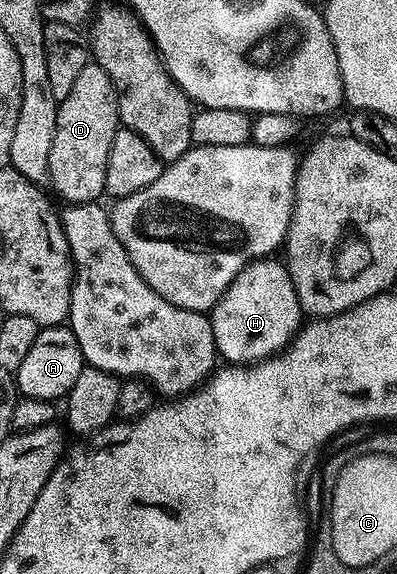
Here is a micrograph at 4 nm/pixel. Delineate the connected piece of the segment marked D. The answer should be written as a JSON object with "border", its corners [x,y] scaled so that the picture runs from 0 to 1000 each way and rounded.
{"border":[[[237,110],[207,117],[176,166],[146,178],[136,249],[126,256],[121,315],[161,354],[217,357],[262,336],[267,277],[277,277],[277,249],[287,249],[287,235],[300,223],[292,155],[277,145],[277,131]]]}

